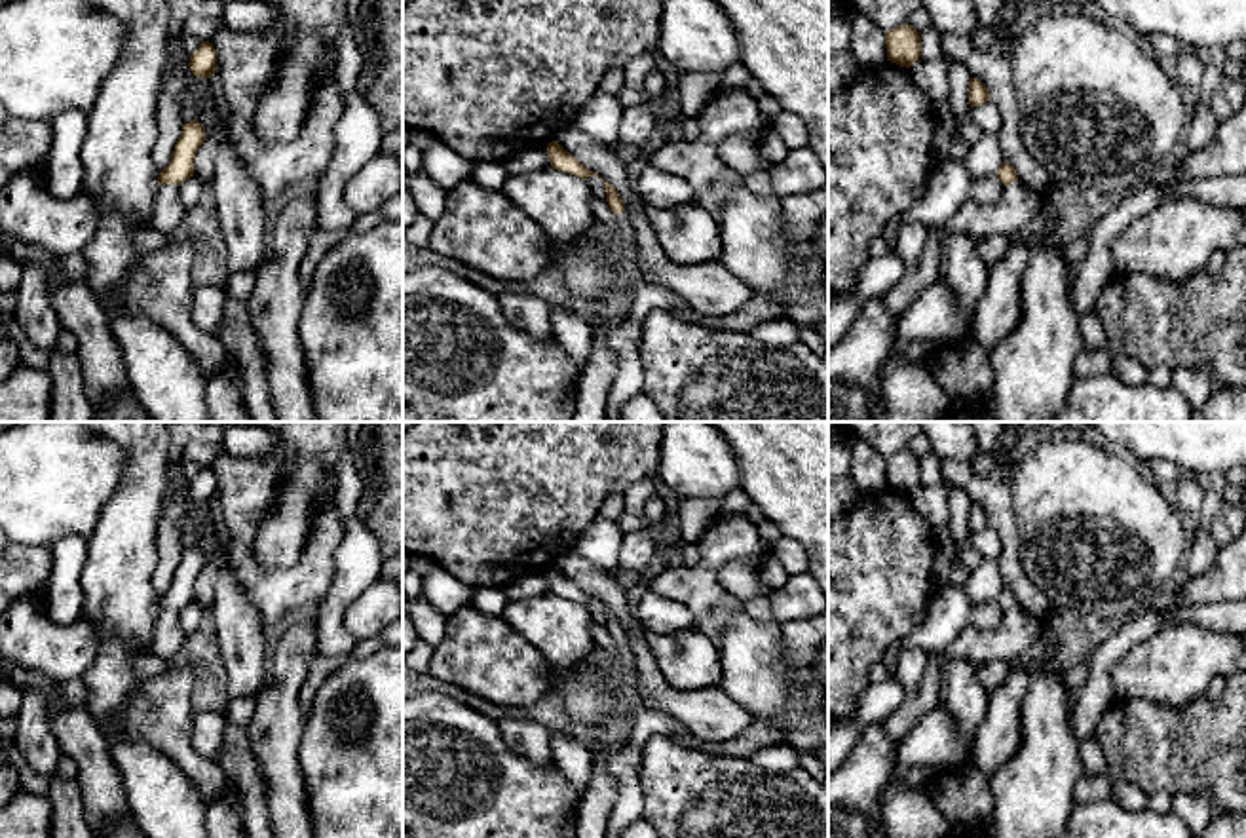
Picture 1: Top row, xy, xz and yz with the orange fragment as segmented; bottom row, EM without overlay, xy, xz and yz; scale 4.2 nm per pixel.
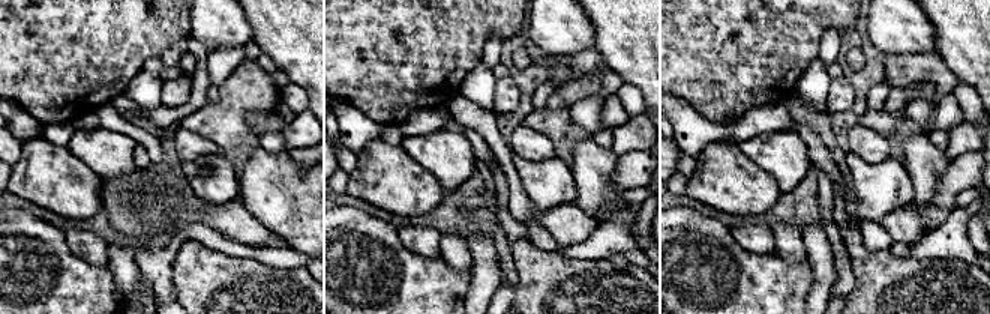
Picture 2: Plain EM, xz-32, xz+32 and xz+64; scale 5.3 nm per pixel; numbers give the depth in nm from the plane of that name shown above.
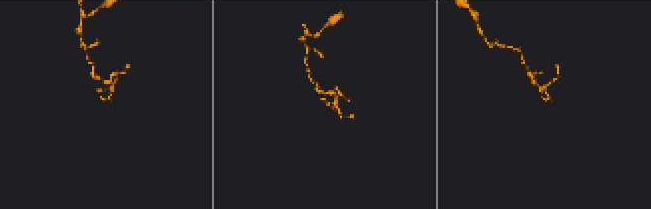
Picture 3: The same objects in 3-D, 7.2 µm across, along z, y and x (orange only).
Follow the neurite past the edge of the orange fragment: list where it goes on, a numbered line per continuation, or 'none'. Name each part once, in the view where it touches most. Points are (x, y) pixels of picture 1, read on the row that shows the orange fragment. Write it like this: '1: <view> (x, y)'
1: xz (623, 234)

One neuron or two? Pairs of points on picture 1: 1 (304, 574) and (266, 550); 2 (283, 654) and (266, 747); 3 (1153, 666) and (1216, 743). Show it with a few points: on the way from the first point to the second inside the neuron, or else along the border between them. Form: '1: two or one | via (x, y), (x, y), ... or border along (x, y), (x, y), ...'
1: two | border along (310, 525), (301, 557), (293, 565), (259, 567)
2: one | via (283, 677), (278, 724)
3: two | border along (1203, 694), (1180, 705), (1140, 700)

